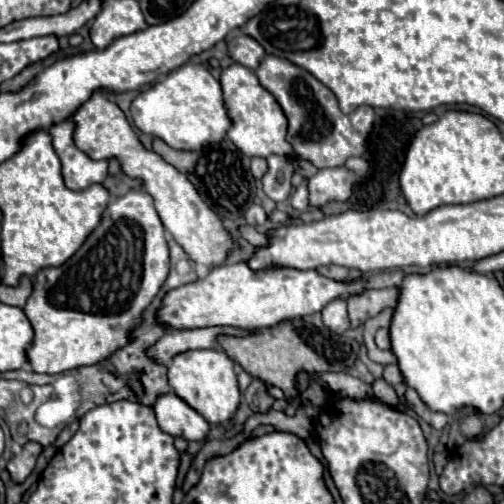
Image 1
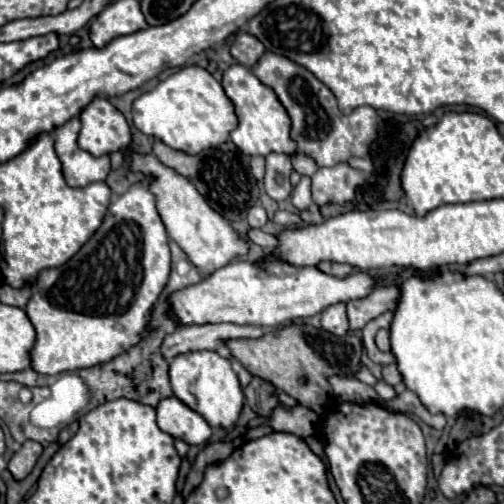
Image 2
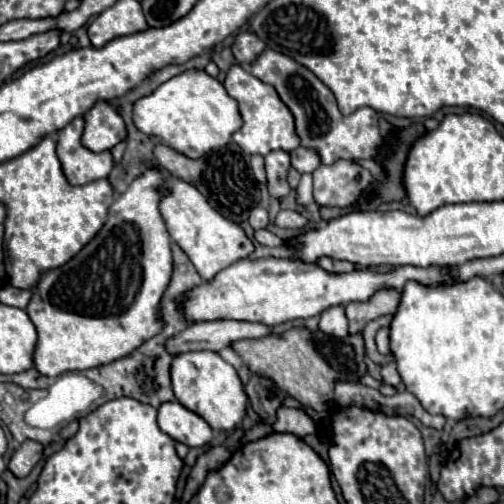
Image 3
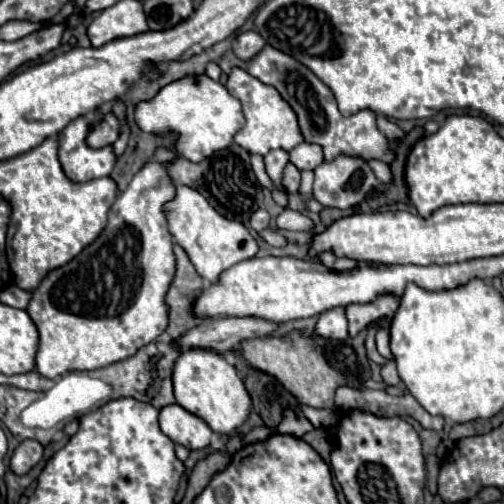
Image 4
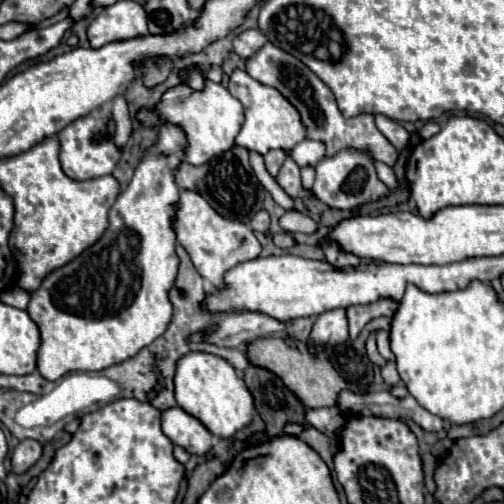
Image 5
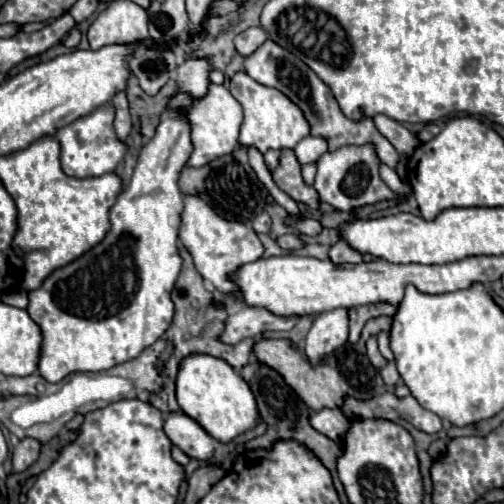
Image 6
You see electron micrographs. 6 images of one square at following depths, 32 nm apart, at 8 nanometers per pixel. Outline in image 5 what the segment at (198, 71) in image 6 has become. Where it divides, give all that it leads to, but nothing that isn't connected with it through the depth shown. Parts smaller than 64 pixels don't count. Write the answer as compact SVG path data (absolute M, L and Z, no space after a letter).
M190 68L188 74L186 74L186 82L188 82L192 88L200 90L200 88L204 86L204 74L202 74L198 68Z

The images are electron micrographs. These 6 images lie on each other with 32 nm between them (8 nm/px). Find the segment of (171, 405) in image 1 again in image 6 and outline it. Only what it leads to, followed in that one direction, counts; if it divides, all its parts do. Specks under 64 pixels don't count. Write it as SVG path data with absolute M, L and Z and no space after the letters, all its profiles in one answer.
M182 410L168 412L164 416L164 432L172 440L172 444L182 448L188 456L198 460L212 458L212 452L214 452L212 436Z

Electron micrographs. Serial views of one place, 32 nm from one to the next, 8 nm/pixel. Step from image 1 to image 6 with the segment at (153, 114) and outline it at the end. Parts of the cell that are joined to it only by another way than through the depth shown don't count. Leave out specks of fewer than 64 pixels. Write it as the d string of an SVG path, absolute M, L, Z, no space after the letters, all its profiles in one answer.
M210 84L206 96L192 98L192 102L184 108L174 108L176 114L184 116L190 126L190 138L192 138L192 154L188 158L190 166L204 166L210 160L230 154L238 146L238 132L242 124L242 106L240 102L218 84Z

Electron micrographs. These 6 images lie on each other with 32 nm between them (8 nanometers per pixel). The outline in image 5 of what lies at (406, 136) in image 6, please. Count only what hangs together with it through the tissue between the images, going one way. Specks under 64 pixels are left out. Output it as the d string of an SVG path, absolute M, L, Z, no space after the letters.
M378 114L378 116L376 116L376 126L378 126L378 130L380 130L398 150L402 150L402 148L408 144L410 134L408 134L398 122L394 122L394 120Z

